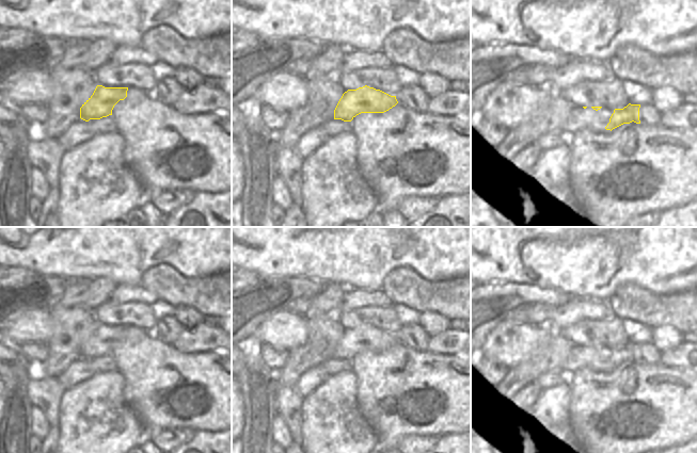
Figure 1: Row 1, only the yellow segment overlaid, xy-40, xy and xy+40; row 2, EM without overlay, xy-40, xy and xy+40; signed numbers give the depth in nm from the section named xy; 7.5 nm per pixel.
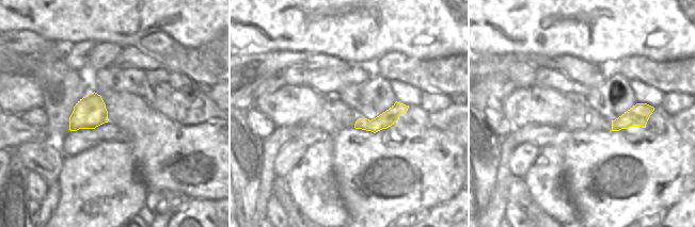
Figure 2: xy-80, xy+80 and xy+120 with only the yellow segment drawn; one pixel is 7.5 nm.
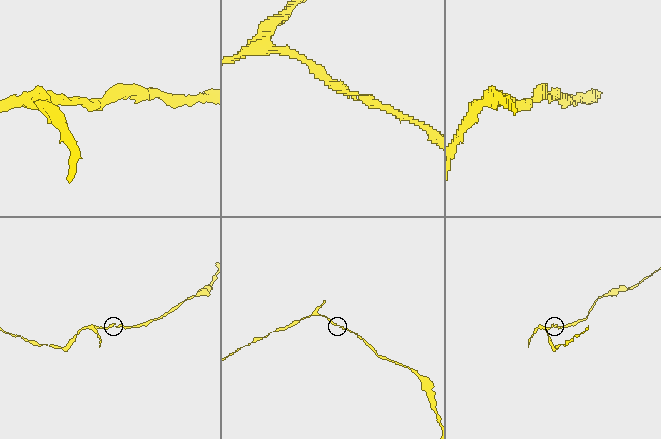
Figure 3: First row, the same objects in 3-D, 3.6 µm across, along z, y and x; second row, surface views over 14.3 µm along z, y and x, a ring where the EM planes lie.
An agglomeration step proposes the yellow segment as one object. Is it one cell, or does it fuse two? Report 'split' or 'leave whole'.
leave whole

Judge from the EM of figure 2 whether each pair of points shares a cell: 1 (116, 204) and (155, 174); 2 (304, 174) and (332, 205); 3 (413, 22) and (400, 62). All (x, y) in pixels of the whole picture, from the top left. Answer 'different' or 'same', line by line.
1: different
2: same
3: different

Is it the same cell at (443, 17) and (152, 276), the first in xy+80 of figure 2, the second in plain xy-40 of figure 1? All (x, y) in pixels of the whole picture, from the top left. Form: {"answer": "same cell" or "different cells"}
{"answer": "different cells"}

